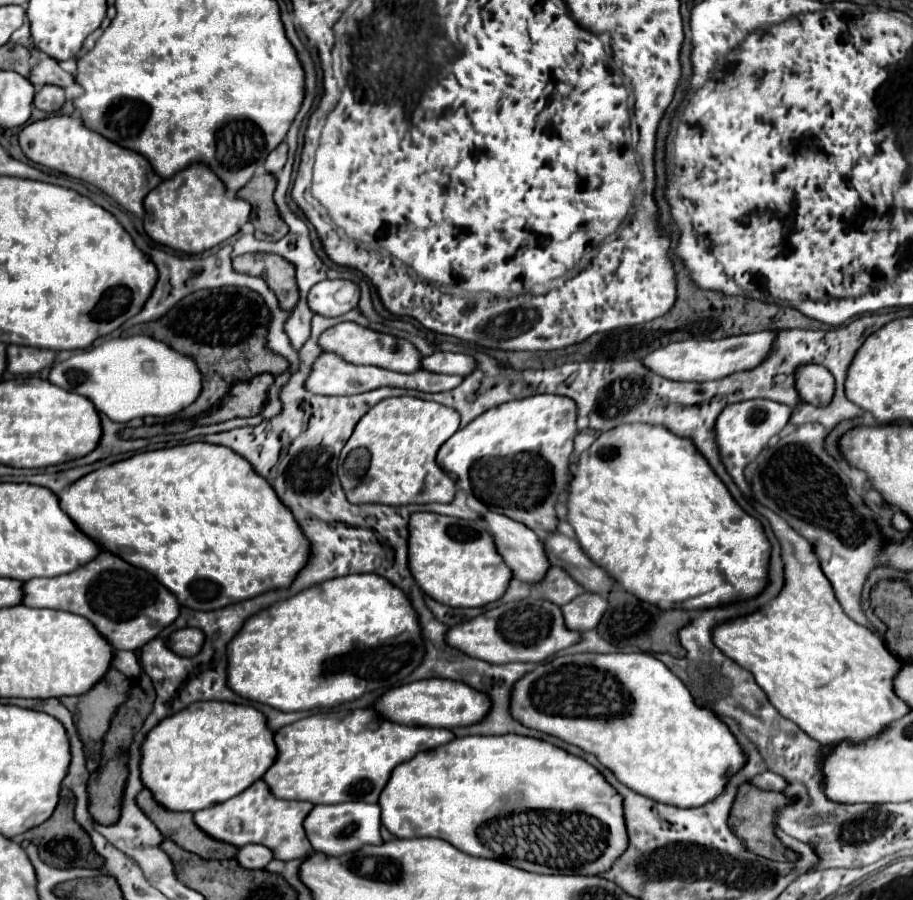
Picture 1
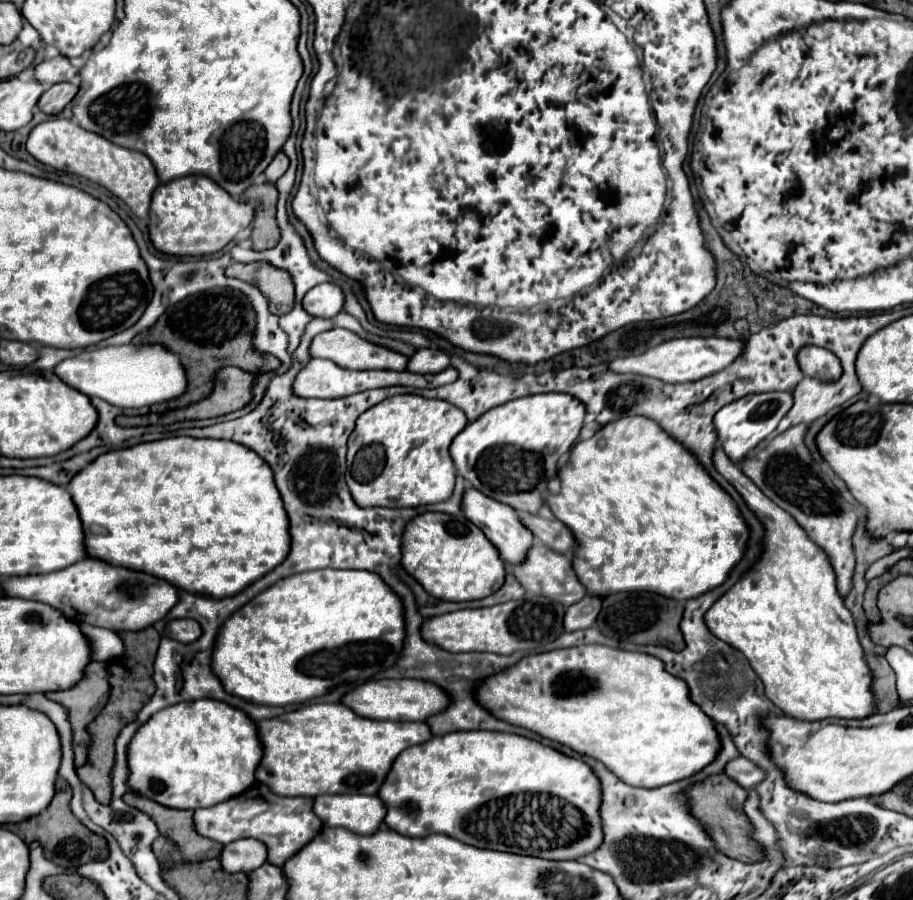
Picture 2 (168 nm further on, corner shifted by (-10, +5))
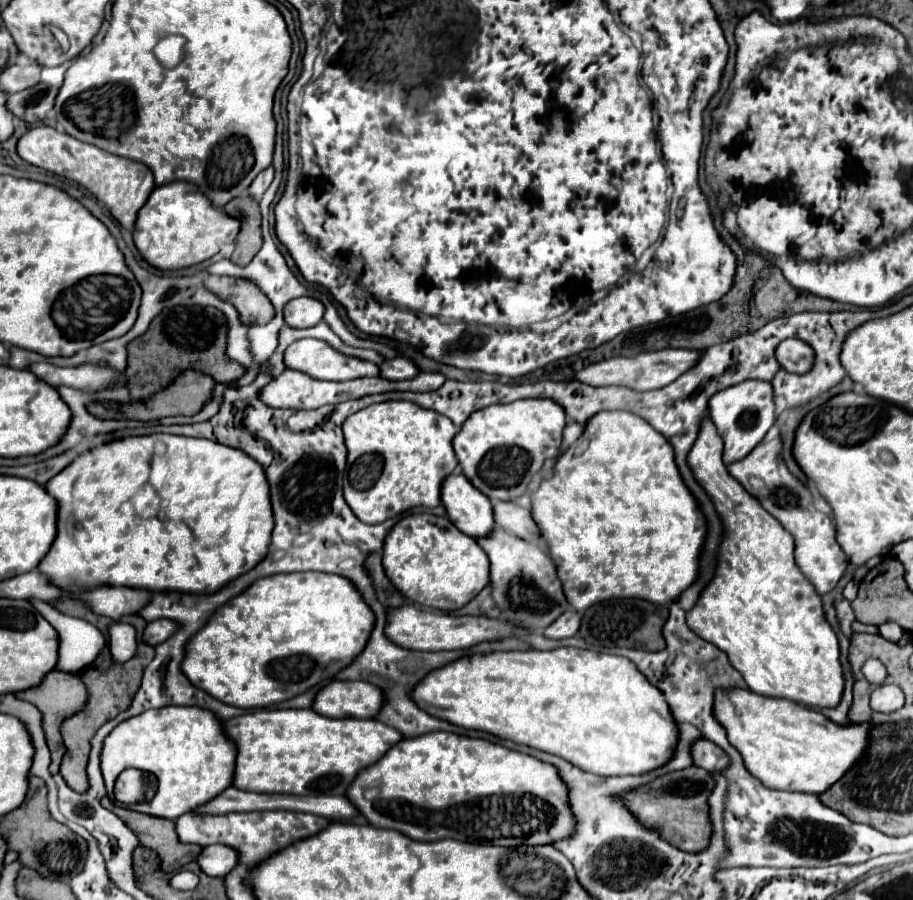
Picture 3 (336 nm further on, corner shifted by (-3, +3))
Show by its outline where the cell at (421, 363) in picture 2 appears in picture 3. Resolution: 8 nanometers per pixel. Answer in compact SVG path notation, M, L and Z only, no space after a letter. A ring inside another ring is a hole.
M397 356L393 360L385 360L379 366L379 376L383 376L385 380L407 380L409 376L417 376L417 374L419 374L417 366L405 356Z

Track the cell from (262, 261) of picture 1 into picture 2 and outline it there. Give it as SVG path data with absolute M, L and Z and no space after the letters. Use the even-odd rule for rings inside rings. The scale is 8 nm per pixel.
M232 262L226 268L226 276L256 284L270 298L270 312L276 316L288 314L294 308L294 282L290 274L268 262Z

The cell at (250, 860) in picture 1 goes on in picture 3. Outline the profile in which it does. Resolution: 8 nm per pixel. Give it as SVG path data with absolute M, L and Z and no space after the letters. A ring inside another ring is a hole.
M205 846L197 856L197 864L207 876L225 876L237 864L237 852L229 846Z

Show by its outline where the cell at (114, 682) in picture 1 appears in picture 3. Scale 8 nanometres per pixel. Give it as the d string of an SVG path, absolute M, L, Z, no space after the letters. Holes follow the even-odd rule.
M53 670L53 672L47 672L47 676L41 680L41 684L37 688L29 688L29 690L23 690L23 692L15 692L15 696L19 696L21 700L27 700L27 702L31 702L31 704L35 704L39 708L39 712L43 716L45 740L47 740L47 746L51 750L51 766L49 766L49 772L51 774L57 774L59 772L61 758L65 754L65 746L61 744L59 726L61 726L61 722L67 716L73 716L75 712L79 712L85 706L85 700L87 700L87 690L85 690L81 678L77 674L67 674L67 672Z

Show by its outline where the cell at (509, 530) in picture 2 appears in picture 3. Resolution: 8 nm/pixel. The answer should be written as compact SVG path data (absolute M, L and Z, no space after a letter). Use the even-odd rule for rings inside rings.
M451 474L443 480L443 506L451 522L467 536L487 536L493 530L493 510L483 496L463 474Z

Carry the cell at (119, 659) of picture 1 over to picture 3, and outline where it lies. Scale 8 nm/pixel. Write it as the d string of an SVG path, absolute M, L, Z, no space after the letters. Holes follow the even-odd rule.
M31 599L30 602L59 632L59 660L55 666L57 670L79 672L87 664L91 664L103 650L105 636L93 624L73 616L65 616L53 606L43 604L41 600Z

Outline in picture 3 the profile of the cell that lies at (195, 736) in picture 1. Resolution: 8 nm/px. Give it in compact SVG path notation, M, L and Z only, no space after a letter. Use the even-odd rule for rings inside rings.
M165 706L133 716L109 732L103 740L101 772L109 790L117 776L127 768L153 772L157 778L155 798L151 802L131 804L129 808L149 816L175 820L232 785L236 755L235 743L227 738L221 721L211 712L195 706Z

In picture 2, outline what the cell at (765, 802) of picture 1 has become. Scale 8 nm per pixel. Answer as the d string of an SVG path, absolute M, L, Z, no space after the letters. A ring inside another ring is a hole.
M726 774L710 776L702 784L690 786L688 798L692 804L692 814L712 834L720 852L724 852L730 858L742 860L742 862L756 862L764 858L764 848L752 840L752 824L748 816L744 814L744 802L748 798L748 792L742 786L738 786L738 782L734 782Z

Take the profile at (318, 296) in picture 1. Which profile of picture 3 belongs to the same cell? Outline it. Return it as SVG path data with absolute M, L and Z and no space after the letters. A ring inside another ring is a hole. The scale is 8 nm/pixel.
M295 298L283 308L285 324L291 328L311 328L323 318L323 304L315 298Z

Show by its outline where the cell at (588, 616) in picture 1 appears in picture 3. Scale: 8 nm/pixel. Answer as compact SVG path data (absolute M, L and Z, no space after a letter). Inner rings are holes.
M563 612L551 626L545 628L545 636L553 638L553 640L561 640L561 638L571 638L579 632L581 626L581 614L579 612Z

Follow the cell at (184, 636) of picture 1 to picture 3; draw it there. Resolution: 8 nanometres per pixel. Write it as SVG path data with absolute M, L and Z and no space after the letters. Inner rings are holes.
M153 620L143 630L143 642L157 646L157 644L165 642L175 632L175 628L177 628L177 624L171 620Z

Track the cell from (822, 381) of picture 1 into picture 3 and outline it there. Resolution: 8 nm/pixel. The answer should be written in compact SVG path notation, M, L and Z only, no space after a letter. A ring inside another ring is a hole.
M797 338L783 340L777 346L775 356L777 356L781 368L785 368L787 372L805 374L813 366L813 348L809 344L805 344L803 340L797 340Z

